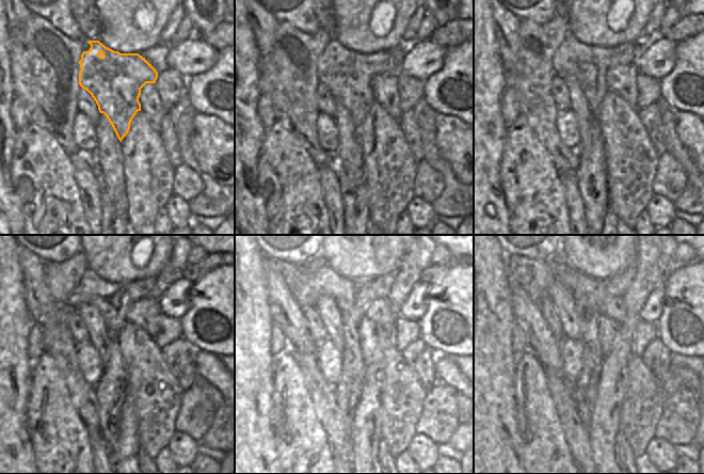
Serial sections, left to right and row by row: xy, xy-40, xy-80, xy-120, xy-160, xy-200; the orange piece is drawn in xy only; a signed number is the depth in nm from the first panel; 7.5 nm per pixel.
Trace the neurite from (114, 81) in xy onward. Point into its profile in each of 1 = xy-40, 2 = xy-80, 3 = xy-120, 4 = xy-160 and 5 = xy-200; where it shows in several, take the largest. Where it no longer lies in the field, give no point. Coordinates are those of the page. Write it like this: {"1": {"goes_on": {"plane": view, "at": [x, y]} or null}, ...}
{"1": {"goes_on": {"plane": "xy-40", "at": [348, 78]}}, "2": {"goes_on": {"plane": "xy-80", "at": [589, 70]}}, "3": {"goes_on": {"plane": "xy-120", "at": [118, 298]}}, "4": {"goes_on": {"plane": "xy-160", "at": [360, 295]}}, "5": {"goes_on": {"plane": "xy-200", "at": [597, 291]}}}

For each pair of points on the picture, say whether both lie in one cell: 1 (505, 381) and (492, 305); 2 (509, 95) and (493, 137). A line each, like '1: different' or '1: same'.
1: same
2: different

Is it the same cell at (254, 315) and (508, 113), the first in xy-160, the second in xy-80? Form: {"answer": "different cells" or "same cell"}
{"answer": "different cells"}

